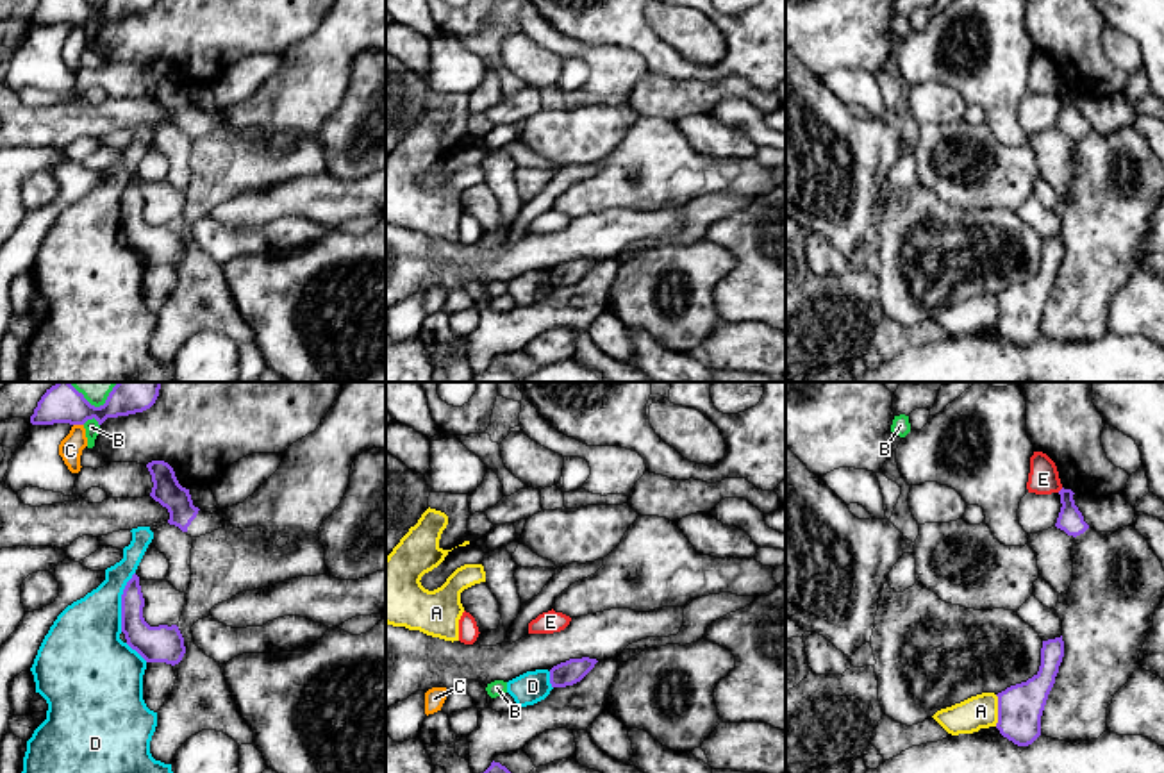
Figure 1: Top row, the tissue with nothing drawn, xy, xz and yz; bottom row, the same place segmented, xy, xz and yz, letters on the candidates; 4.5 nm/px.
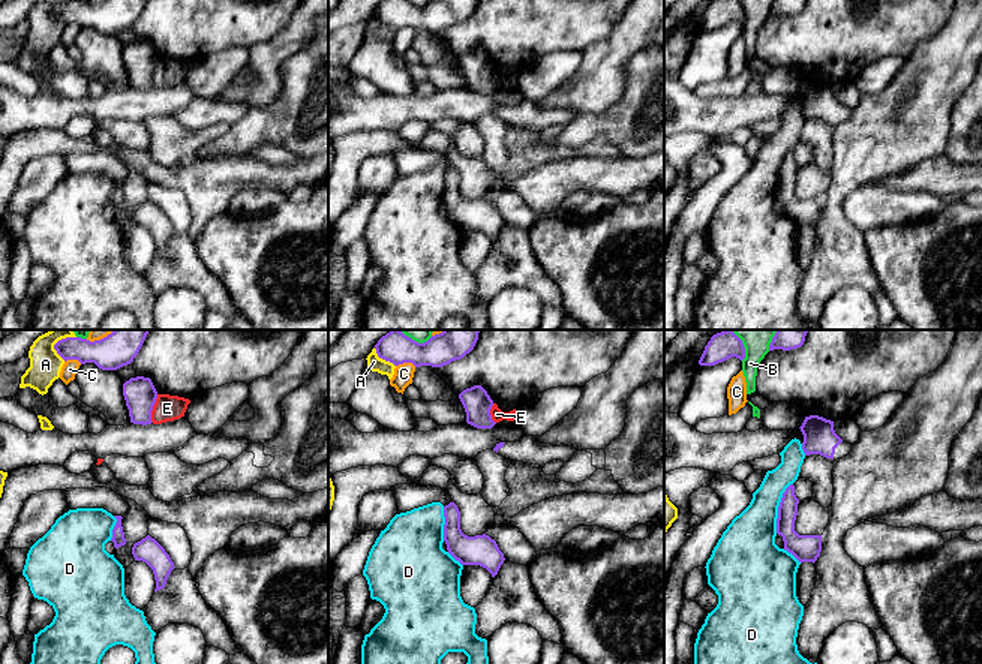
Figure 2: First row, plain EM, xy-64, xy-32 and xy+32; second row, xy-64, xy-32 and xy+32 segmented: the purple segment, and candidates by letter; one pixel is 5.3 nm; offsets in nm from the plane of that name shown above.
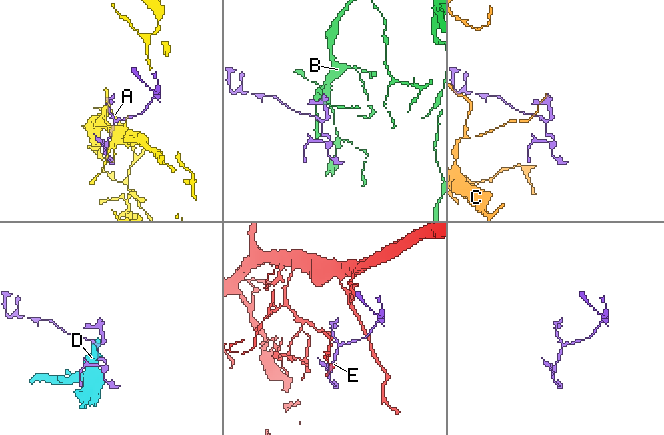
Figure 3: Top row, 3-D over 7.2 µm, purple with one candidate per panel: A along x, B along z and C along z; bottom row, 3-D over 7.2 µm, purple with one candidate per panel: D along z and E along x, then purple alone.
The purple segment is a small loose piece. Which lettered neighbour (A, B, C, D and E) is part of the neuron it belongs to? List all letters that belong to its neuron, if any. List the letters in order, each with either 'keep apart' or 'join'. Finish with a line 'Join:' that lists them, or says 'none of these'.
A: keep apart
B: keep apart
C: keep apart
D: keep apart
E: keep apart
Join: none of these

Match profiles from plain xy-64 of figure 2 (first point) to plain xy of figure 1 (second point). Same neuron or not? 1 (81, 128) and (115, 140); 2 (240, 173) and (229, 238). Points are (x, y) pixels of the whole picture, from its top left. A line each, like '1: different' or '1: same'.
1: different
2: different

